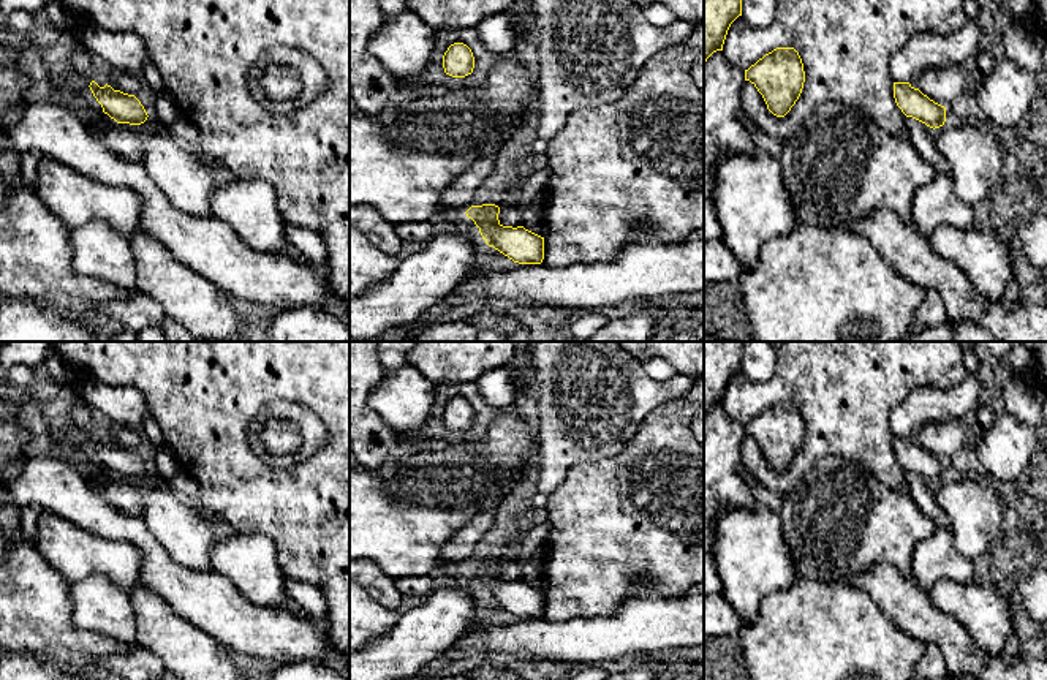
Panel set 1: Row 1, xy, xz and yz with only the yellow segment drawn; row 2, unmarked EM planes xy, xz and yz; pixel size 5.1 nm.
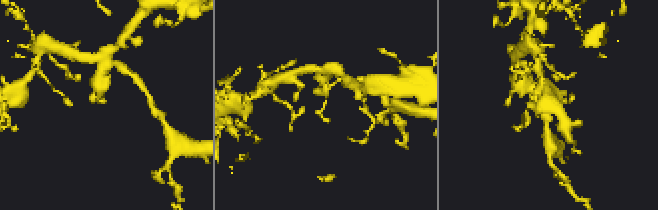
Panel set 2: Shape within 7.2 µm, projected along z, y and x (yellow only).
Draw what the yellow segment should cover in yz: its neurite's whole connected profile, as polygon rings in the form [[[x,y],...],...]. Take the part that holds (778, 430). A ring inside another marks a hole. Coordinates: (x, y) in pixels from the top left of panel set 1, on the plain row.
[[[777,402],[745,424],[745,435],[758,443],[773,470],[784,471],[803,443],[802,413],[794,402]]]

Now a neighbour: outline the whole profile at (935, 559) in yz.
[[[936,528],[930,538],[914,547],[911,571],[916,582],[927,591],[944,579],[963,585],[976,580],[973,560],[963,558],[954,549],[947,528]]]

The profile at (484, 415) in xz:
[[[476,383],[470,384],[438,384],[435,386],[435,402],[429,419],[424,427],[418,432],[406,432],[403,435],[397,433],[405,441],[422,443],[427,440],[444,440],[448,446],[460,443],[478,443],[481,441],[490,429],[490,424],[508,410],[517,408],[517,400],[506,406],[498,408],[489,405],[482,394],[479,392]],[[454,397],[467,399],[474,411],[473,427],[465,432],[452,432],[444,427],[443,410],[448,402]]]

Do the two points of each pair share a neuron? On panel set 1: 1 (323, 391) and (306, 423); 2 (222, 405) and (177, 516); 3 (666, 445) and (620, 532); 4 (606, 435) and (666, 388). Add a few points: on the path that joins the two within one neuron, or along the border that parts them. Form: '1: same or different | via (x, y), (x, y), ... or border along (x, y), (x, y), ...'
1: different | border along (275, 400), (307, 407), (329, 442)
2: different | border along (193, 500), (201, 510), (219, 521)
3: same | via (665, 467), (663, 481), (636, 510)
4: same | via (620, 421), (647, 394), (652, 394)

